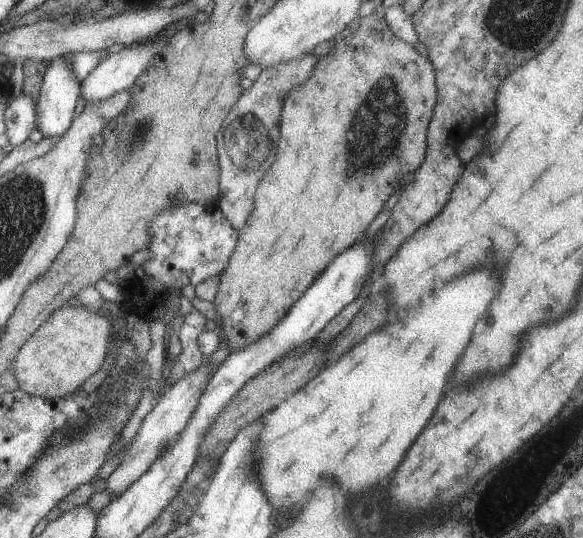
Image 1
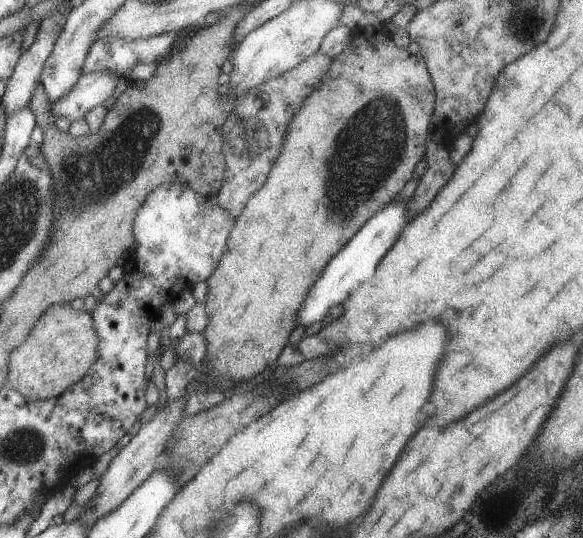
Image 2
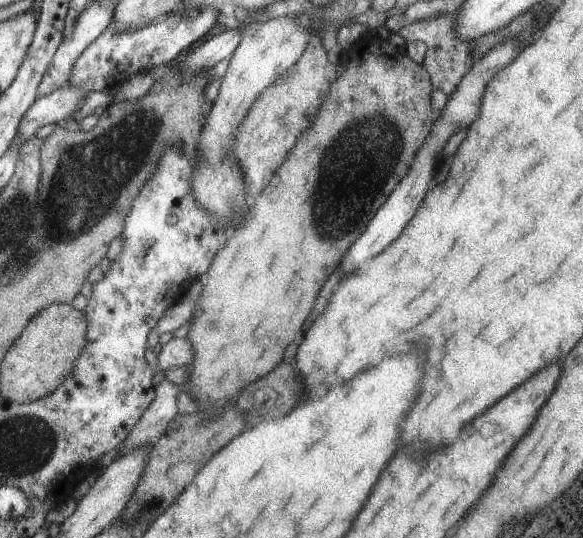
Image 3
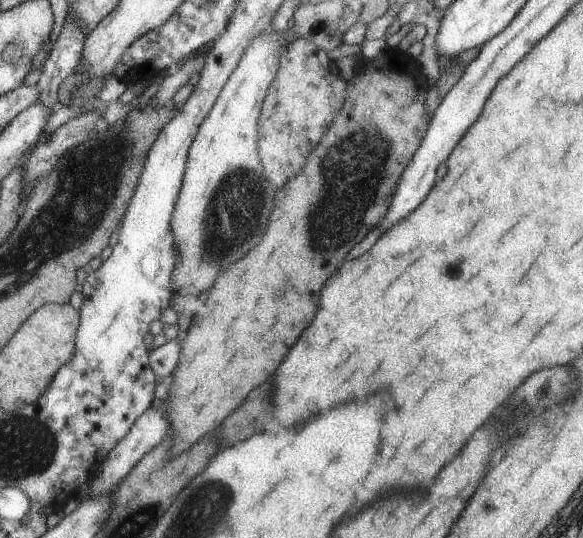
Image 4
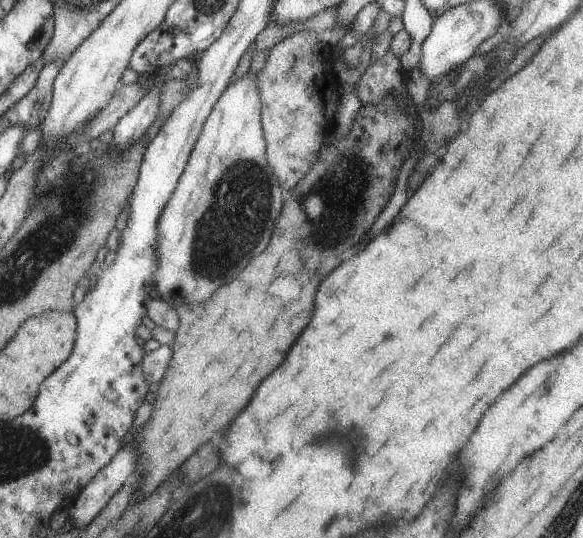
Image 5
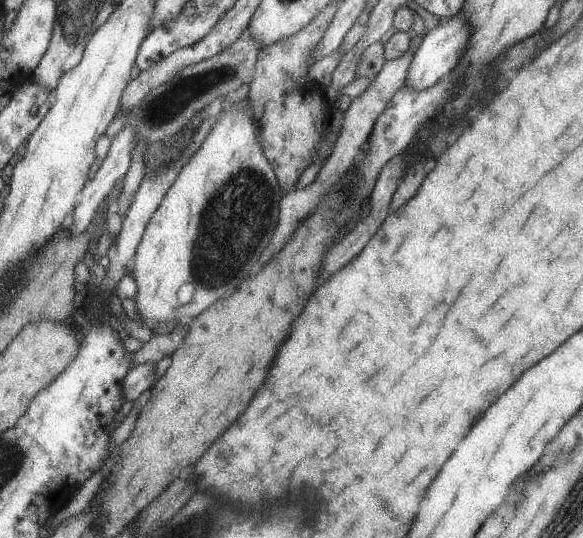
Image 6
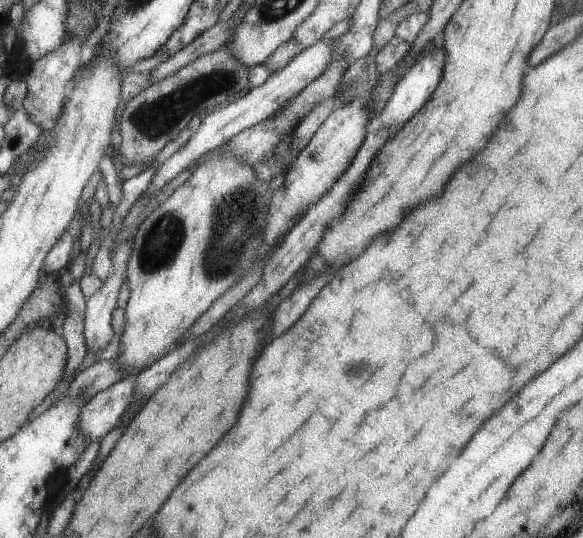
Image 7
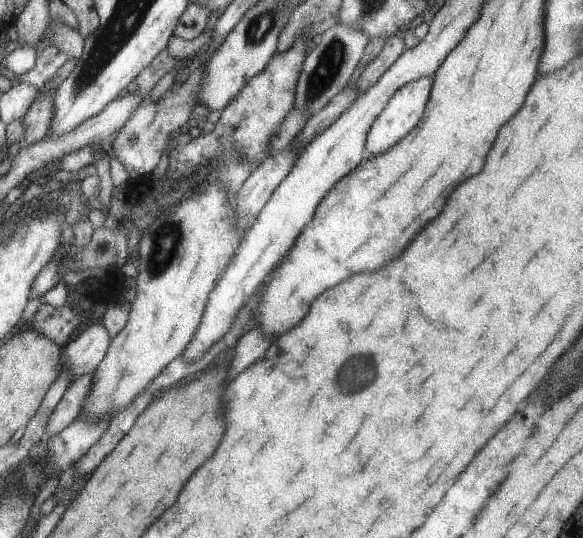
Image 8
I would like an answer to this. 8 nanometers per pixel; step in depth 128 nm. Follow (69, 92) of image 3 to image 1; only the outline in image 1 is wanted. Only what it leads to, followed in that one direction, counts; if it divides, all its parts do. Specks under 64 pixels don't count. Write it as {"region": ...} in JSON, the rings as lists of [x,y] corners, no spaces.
{"region":[[[161,32],[155,39],[143,42],[143,44],[129,45],[129,48],[123,47],[118,52],[110,53],[105,60],[97,63],[95,68],[78,83],[79,94],[85,104],[87,102],[101,102],[101,100],[105,100],[105,98],[121,92],[121,90],[129,88],[135,78],[141,74],[141,70],[149,64],[149,60],[153,60],[159,52],[162,52],[169,40],[170,38]]]}

